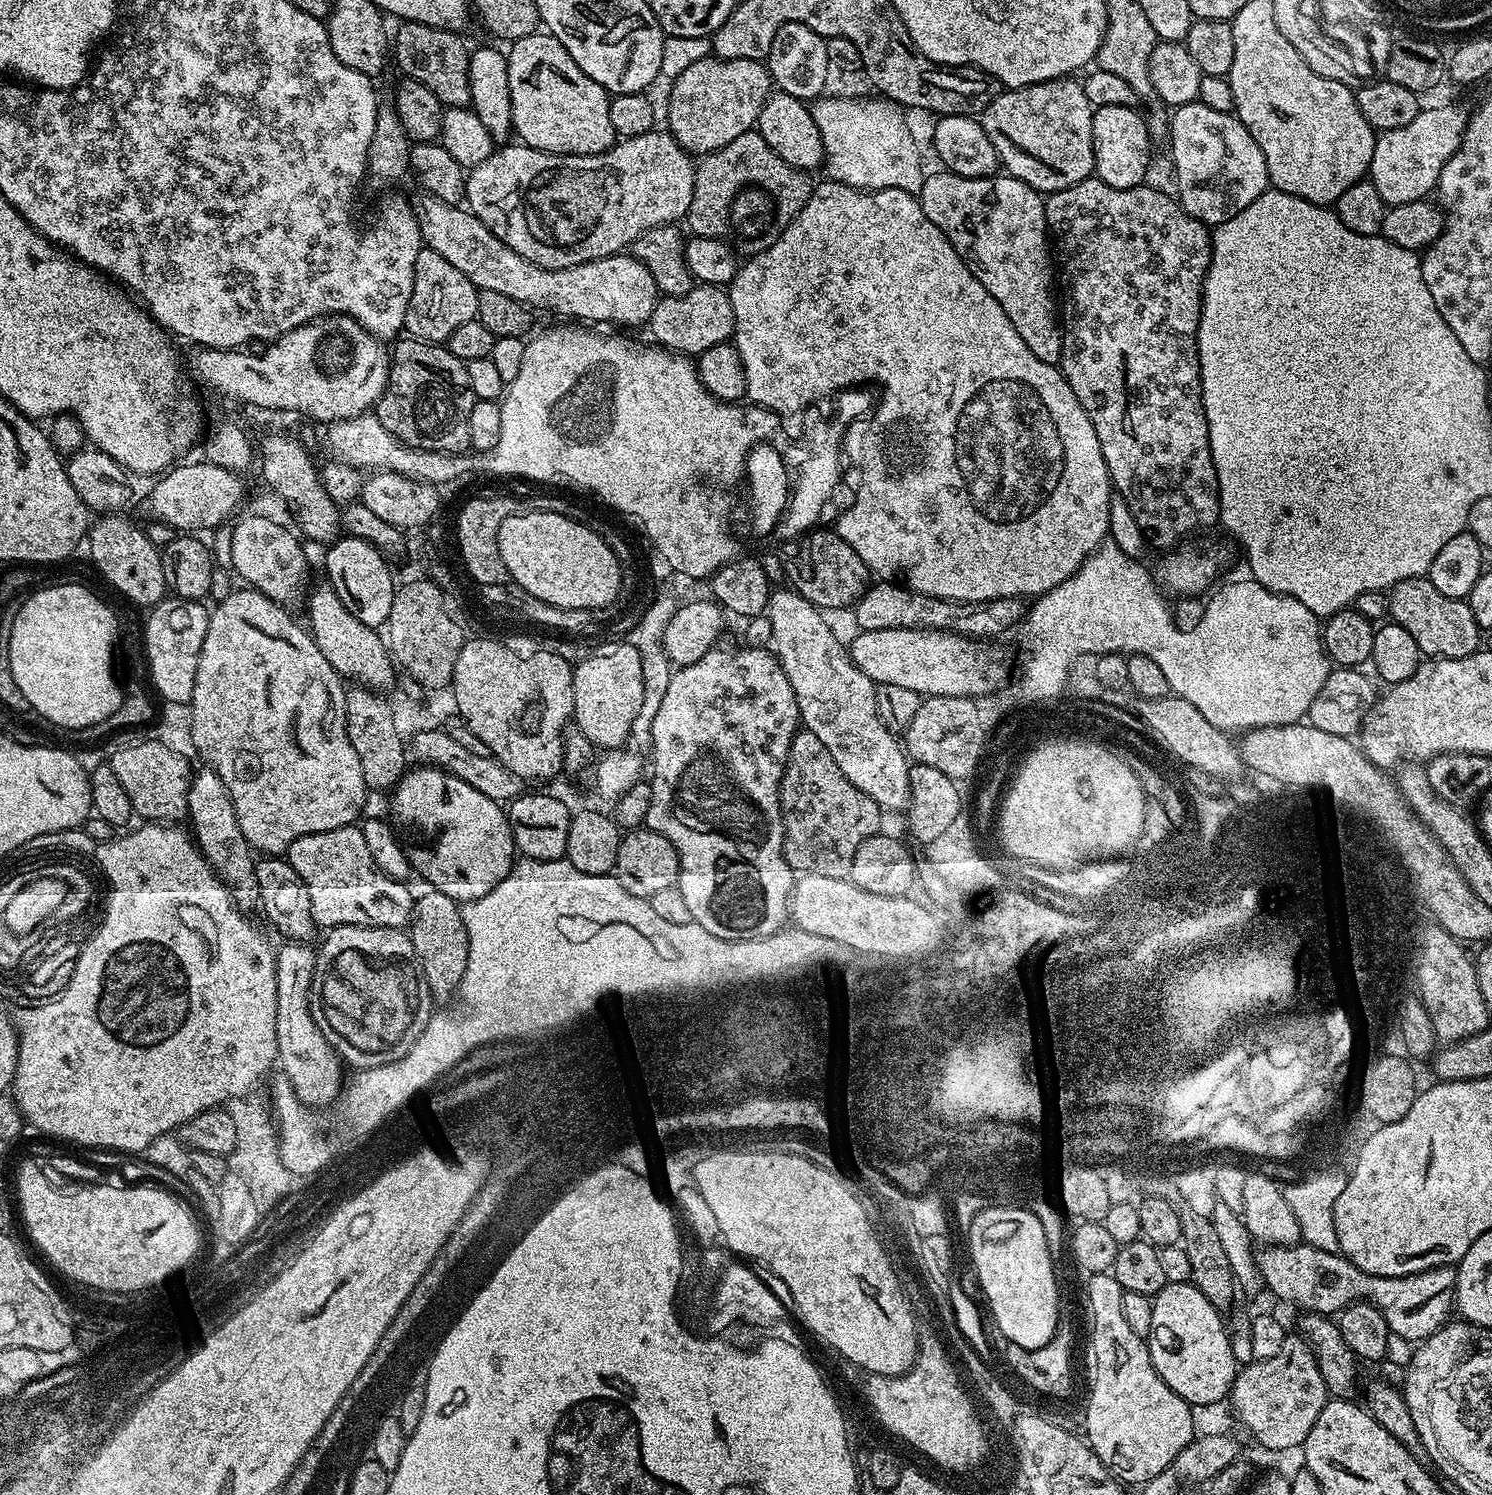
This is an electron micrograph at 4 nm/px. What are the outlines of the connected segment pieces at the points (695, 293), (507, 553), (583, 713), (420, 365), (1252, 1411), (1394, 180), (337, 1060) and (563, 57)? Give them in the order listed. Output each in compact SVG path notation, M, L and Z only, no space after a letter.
M700 284L681 296L657 299L646 328L647 331L652 331L651 339L659 347L695 358L700 353L710 350L710 346L726 344L733 339L736 331L734 306L730 306L730 298L723 287Z
M520 512L506 518L498 530L498 550L515 587L525 588L531 596L554 608L593 609L616 592L616 564L612 564L612 556L609 556L609 545L594 530L562 514Z
M621 642L588 655L572 669L575 727L600 750L620 750L629 743L634 718L642 707L642 658L637 645Z
M400 338L394 347L390 352L388 381L374 405L378 422L382 422L396 440L411 448L467 453L472 448L468 419L477 402L470 386L467 363L454 358L447 347L430 344L427 340Z
M1289 1335L1284 1341L1282 1350L1274 1354L1274 1358L1252 1360L1237 1371L1236 1380L1232 1383L1230 1408L1235 1419L1244 1423L1244 1428L1264 1448L1272 1452L1284 1452L1287 1448L1299 1449L1304 1443L1306 1434L1310 1434L1310 1426L1318 1422L1318 1414L1322 1414L1322 1406L1330 1399L1326 1382L1322 1382L1322 1370L1318 1368L1316 1354L1307 1339L1299 1335Z
M1440 104L1437 108L1425 107L1412 121L1406 122L1406 126L1398 126L1398 130L1386 130L1377 135L1368 176L1387 207L1405 205L1435 193L1442 168L1462 142L1468 117L1469 113L1456 104Z
M284 942L281 945L276 948L279 1067L284 1067L285 1077L304 1104L317 1106L316 1104L326 1104L333 1099L334 1102L344 1088L342 1056L330 1046L322 1030L318 1030L308 1005L308 995L312 993L312 975L316 969L317 949L308 942Z
M537 30L534 34L526 34L526 38L511 41L509 48L512 49L507 49L506 55L510 74L512 130L519 143L559 156L598 154L617 143L614 126L610 126L610 93L601 84L594 82L594 78L584 73L582 66L578 66L578 62L570 58L570 50L566 50L566 46L558 42L558 38L554 38L547 30Z

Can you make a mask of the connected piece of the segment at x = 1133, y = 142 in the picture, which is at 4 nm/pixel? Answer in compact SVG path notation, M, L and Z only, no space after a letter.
M1102 106L1092 114L1094 130L1095 175L1115 188L1135 188L1145 183L1148 163L1152 160L1153 137L1148 135L1148 122L1136 108Z

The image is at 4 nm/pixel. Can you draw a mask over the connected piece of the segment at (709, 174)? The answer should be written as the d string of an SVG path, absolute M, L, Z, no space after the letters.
M751 130L746 133L739 134L738 138L727 142L726 146L722 146L716 152L705 155L703 159L696 164L696 177L694 178L694 198L690 202L690 210L686 217L687 231L694 236L705 236L706 238L718 238L719 240L728 240L737 253L743 254L745 257L751 258L756 256L762 250L766 250L770 246L774 246L774 242L778 242L778 238L782 234L782 230L786 230L786 226L790 226L790 222L802 210L802 206L806 206L806 202L812 196L814 191L813 181L808 181L809 173L807 171L790 166L790 162L782 162L782 158L778 158L778 154L774 154L774 150L770 150L770 146L766 146L766 138L762 138L759 132Z

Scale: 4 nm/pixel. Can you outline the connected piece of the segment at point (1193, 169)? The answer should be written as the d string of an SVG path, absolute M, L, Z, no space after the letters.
M1193 102L1179 105L1170 116L1170 141L1172 140L1172 168L1176 171L1176 192L1178 203L1194 220L1215 226L1234 218L1250 202L1254 202L1261 194L1269 191L1266 158L1254 142L1250 130L1235 114L1222 110L1210 110L1210 106Z

